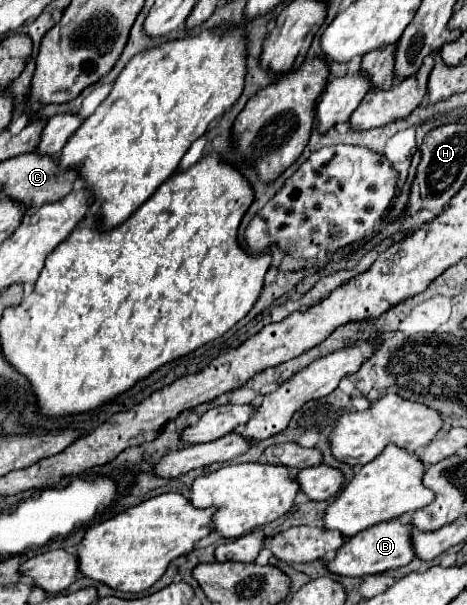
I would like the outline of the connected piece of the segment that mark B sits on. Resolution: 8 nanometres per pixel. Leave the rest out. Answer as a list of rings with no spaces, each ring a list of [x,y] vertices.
[[[399,517],[393,521],[383,521],[381,525],[373,525],[357,533],[355,537],[349,537],[345,545],[337,551],[335,559],[329,561],[327,567],[329,571],[343,575],[343,577],[365,577],[371,573],[381,573],[381,571],[403,567],[411,563],[411,559],[415,557],[411,533],[413,533],[413,523],[401,523]]]

